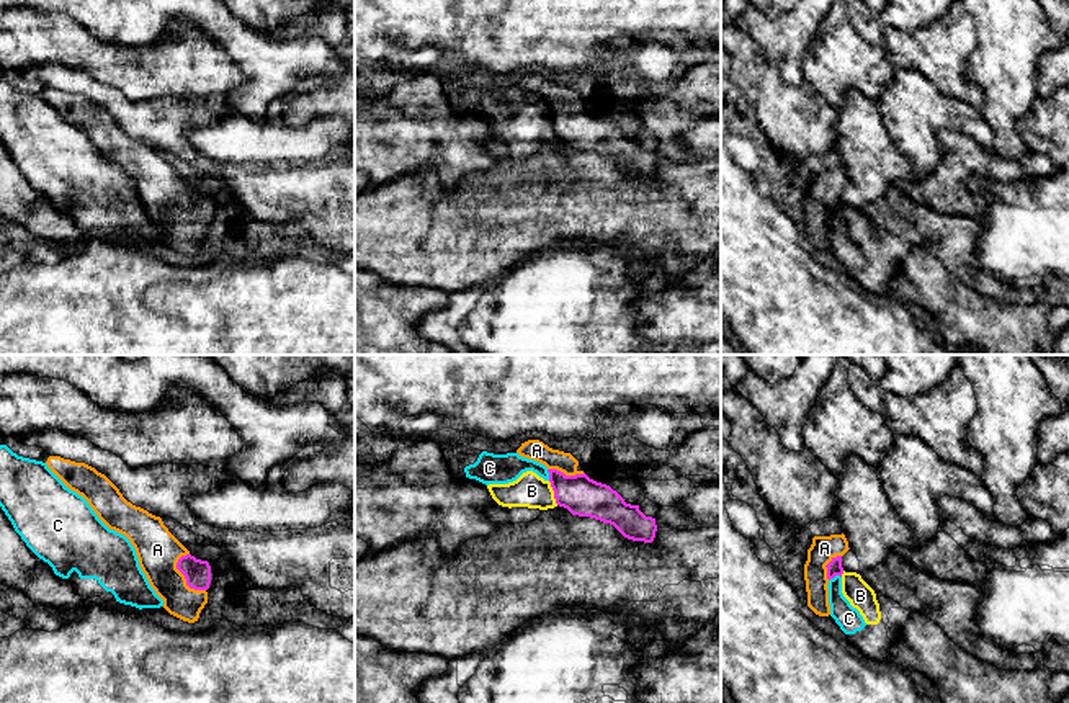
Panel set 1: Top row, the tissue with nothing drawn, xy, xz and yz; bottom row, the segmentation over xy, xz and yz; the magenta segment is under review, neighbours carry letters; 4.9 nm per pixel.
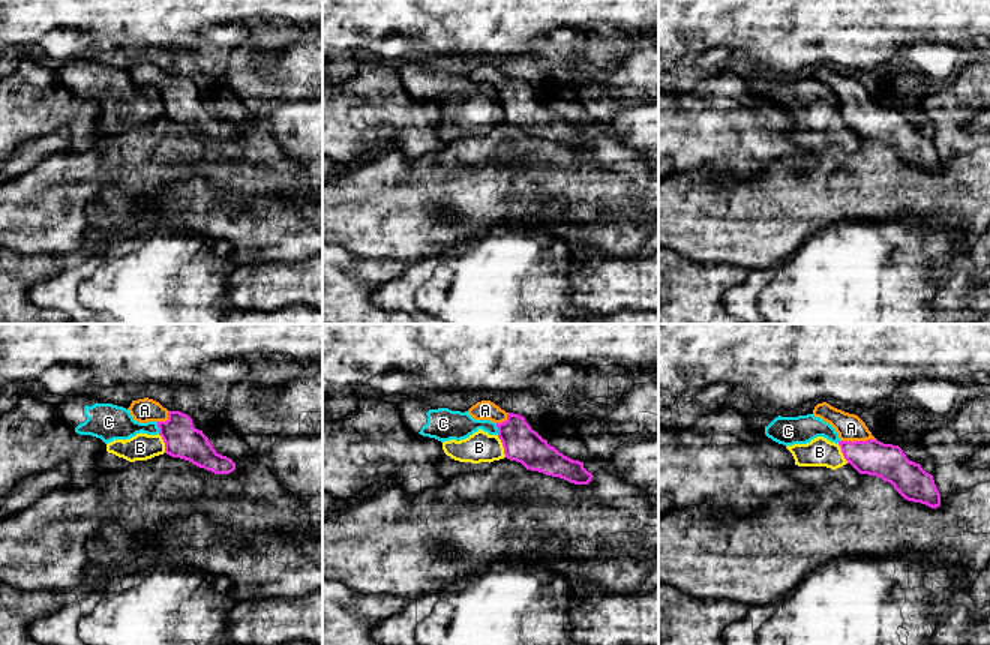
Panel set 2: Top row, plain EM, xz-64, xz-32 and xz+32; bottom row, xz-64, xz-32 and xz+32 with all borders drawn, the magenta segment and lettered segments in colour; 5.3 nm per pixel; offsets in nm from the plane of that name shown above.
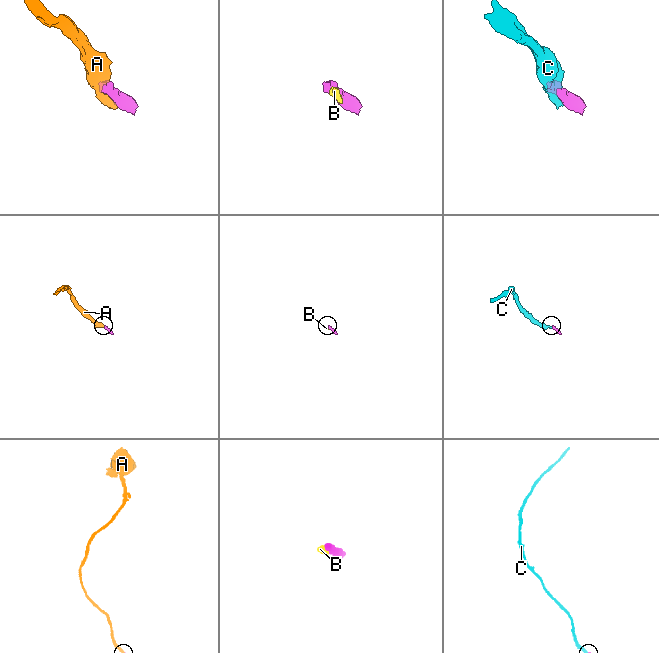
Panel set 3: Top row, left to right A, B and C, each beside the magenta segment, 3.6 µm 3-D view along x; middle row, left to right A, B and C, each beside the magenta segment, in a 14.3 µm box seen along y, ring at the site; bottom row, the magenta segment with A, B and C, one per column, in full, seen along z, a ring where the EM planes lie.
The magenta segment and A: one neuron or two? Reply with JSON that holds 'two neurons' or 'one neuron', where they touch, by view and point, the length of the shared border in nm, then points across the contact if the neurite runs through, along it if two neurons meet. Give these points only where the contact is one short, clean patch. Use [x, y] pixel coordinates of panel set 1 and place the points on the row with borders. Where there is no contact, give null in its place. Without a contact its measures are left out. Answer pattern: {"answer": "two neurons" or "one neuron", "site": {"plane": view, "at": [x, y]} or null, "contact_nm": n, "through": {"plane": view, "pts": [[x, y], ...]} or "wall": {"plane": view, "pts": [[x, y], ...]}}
{"answer": "one neuron", "site": {"plane": "xy", "at": [185, 577]}, "contact_nm": 220}

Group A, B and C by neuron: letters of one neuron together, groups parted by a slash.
A / B C

